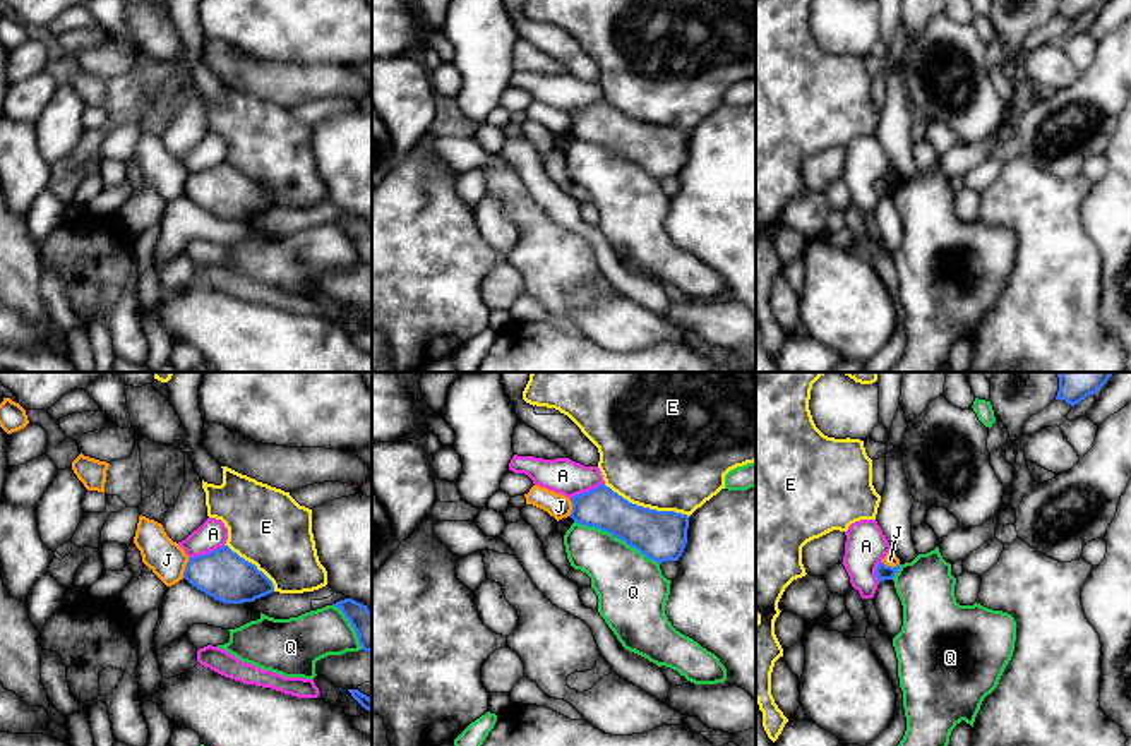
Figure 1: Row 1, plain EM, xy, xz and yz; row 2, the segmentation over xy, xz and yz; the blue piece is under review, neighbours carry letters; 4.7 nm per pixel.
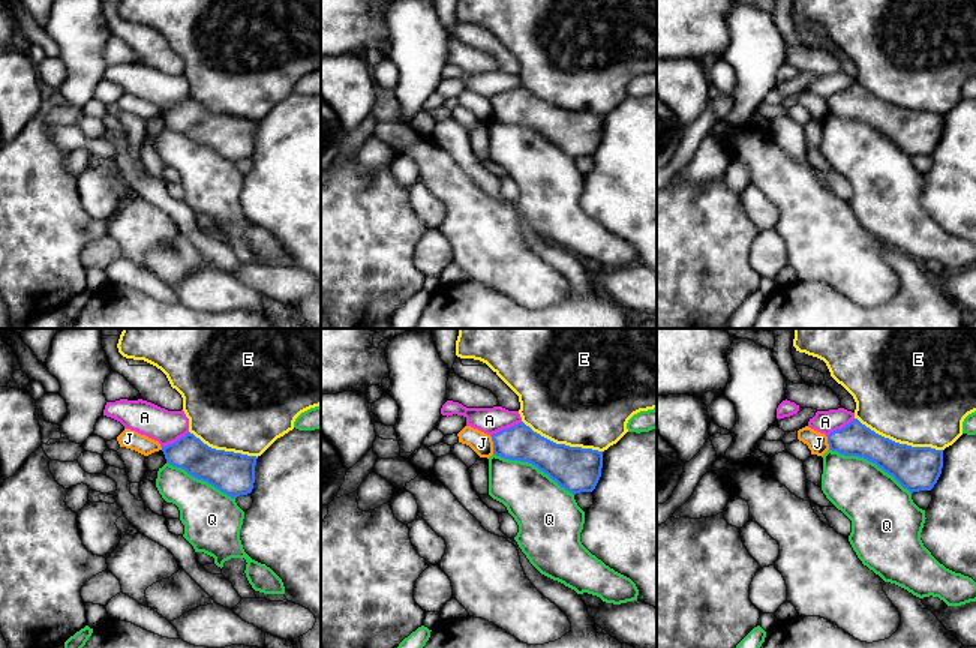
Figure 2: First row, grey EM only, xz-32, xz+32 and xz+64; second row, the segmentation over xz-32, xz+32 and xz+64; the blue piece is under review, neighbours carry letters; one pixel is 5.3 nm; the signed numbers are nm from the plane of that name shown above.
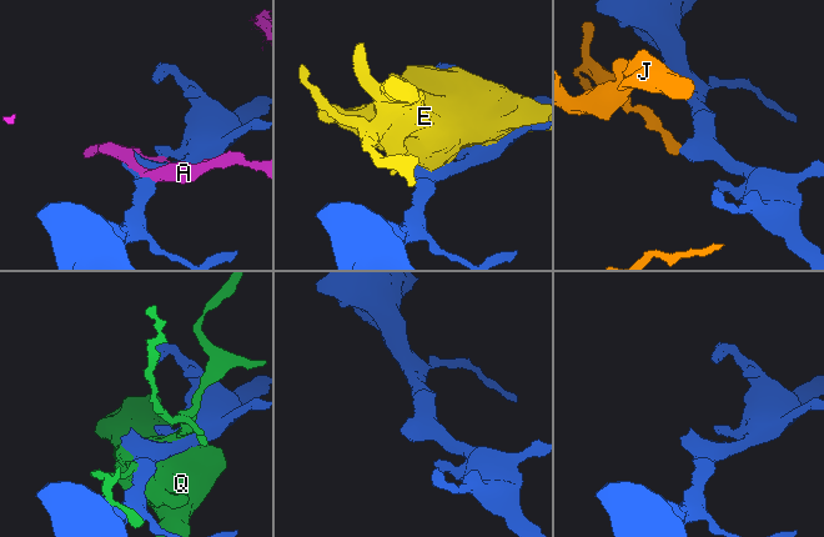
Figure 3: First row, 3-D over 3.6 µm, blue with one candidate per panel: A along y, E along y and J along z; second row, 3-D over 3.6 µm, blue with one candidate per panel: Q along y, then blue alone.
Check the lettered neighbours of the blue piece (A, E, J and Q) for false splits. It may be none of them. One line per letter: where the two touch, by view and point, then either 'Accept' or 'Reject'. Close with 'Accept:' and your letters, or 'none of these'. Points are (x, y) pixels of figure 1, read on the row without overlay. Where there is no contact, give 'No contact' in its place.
A: Touches blue at xy (208, 168). Reject
E: Touches blue at xz (646, 124). Reject
J: Touches blue at xy (185, 184). Reject
Q: Touches blue at xz (617, 153). Reject
Accept: none of these

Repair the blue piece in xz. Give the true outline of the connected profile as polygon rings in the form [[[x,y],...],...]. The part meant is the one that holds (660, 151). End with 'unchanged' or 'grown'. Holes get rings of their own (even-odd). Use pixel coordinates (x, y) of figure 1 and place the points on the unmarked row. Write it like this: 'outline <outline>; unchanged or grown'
outline [[[605,99],[571,113],[571,134],[624,156],[658,180],[679,177],[687,159],[689,132],[629,118]]]; unchanged

